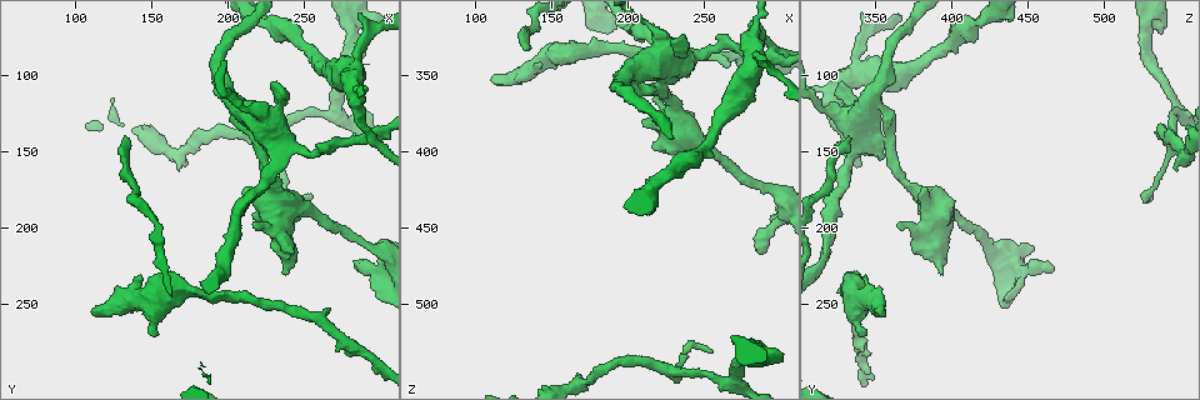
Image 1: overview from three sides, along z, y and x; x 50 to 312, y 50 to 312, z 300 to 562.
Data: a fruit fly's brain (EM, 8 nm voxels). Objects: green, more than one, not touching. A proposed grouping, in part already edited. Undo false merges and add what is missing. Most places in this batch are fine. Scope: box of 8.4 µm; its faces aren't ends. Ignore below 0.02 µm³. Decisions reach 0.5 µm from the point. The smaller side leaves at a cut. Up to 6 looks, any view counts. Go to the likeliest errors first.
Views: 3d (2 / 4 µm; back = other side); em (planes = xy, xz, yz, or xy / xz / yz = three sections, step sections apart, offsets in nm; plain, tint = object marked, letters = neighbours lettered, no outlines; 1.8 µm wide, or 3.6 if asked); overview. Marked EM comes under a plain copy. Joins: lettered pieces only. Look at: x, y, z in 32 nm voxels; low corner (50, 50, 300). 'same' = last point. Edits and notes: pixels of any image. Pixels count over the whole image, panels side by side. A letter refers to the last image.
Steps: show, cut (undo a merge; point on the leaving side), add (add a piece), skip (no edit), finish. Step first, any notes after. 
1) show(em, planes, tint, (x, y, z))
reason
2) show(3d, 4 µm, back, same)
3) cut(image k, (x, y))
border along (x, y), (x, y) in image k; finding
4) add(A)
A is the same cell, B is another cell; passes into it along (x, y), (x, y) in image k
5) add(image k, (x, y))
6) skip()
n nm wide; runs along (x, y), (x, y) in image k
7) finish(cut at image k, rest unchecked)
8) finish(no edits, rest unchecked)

show(3d, 4 µm, (228, 144, 350))
looks like a crossing

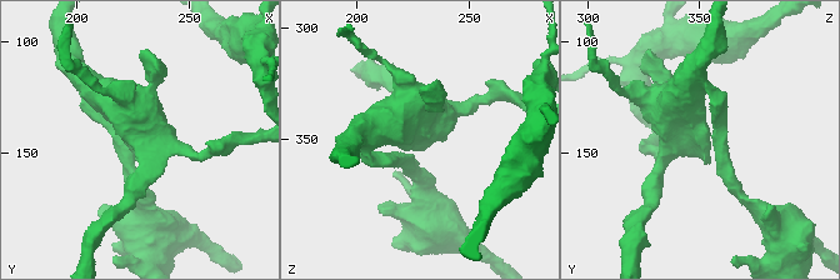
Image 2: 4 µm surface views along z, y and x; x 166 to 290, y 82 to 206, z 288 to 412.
show(em, yz, step 16, tint, (227, 146, 350))

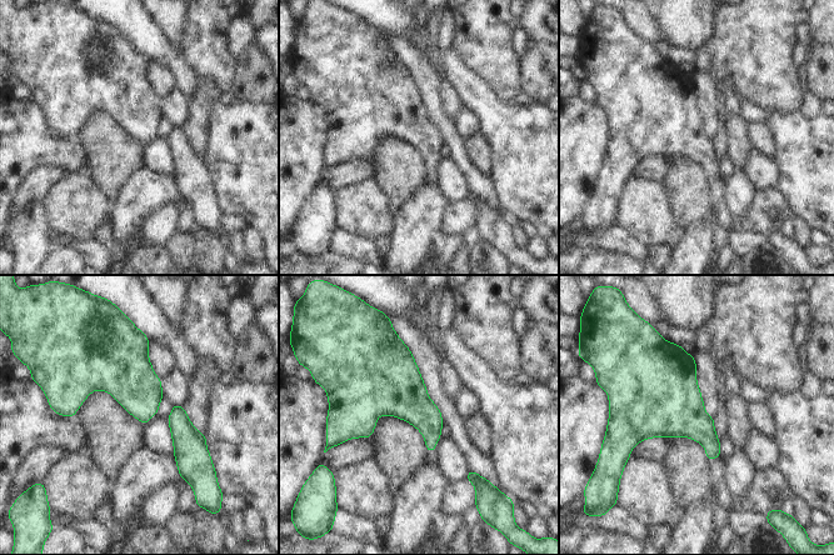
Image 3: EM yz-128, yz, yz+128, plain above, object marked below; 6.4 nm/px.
show(em, planes, letters, same)

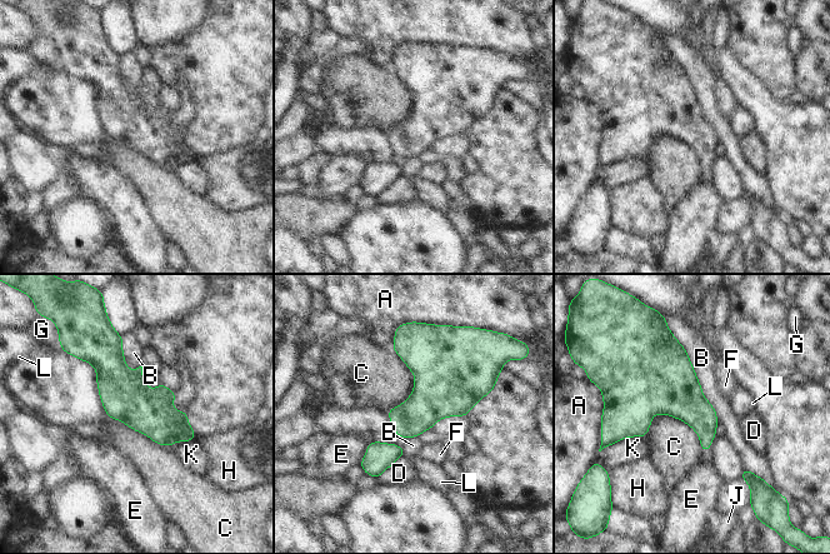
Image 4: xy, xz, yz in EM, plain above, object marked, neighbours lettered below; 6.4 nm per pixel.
skip()
A, B, C, D, E, F, G, H, J, K and L are other cells; border along (651, 415), (685, 422), (703, 450) in image 4; all the same neuron

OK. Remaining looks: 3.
show(em, planes, tint, (290, 140, 334))
four or more arms meet

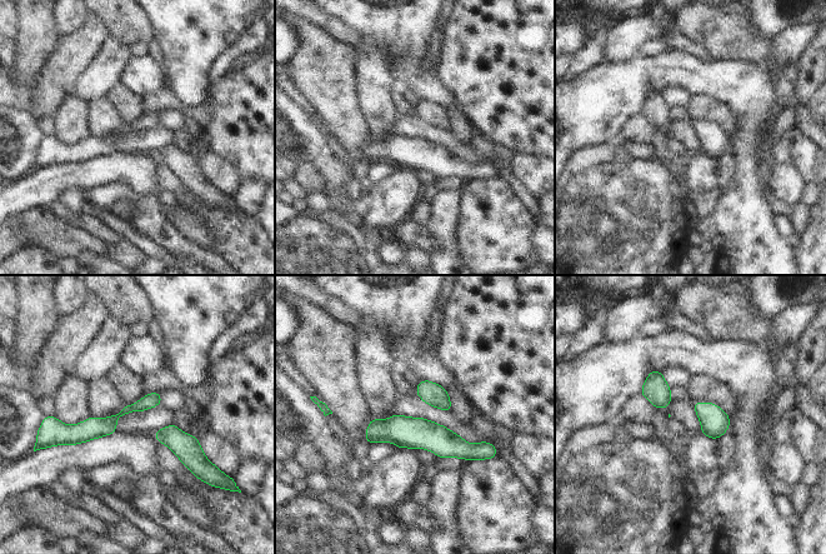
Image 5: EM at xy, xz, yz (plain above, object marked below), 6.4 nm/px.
show(em, planes, letters, same)
see the neighbours

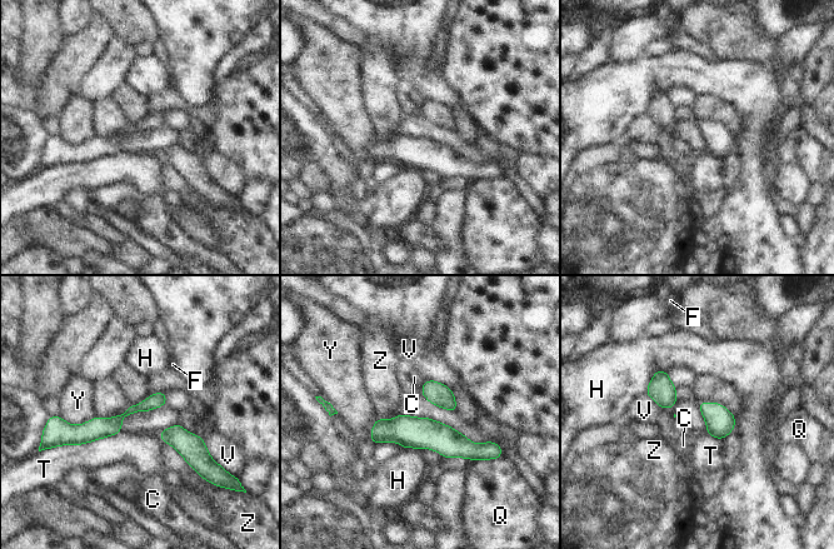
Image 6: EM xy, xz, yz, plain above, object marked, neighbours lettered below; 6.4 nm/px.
skip()
T touches over 400 nm; C, F, H, Q, T, V, Y and Z are other cells; runs along (374, 432), (489, 444) in image 6; all the same neuron

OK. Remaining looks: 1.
finish(no edits, rest unchecked)

